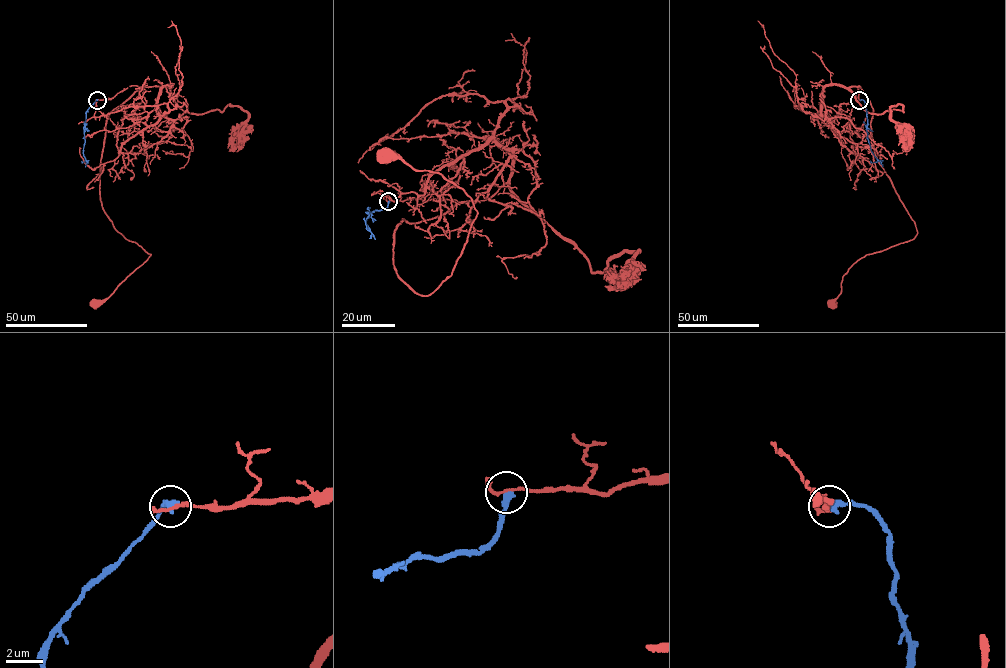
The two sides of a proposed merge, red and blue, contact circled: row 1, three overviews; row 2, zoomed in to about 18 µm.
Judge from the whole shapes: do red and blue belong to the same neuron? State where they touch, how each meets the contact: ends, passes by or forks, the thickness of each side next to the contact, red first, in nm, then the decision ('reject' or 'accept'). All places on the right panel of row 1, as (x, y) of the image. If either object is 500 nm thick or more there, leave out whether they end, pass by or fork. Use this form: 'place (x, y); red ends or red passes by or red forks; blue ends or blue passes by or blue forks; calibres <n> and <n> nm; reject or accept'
place (859, 100); red passes by; blue ends; calibres 130 and 400 nm; accept

